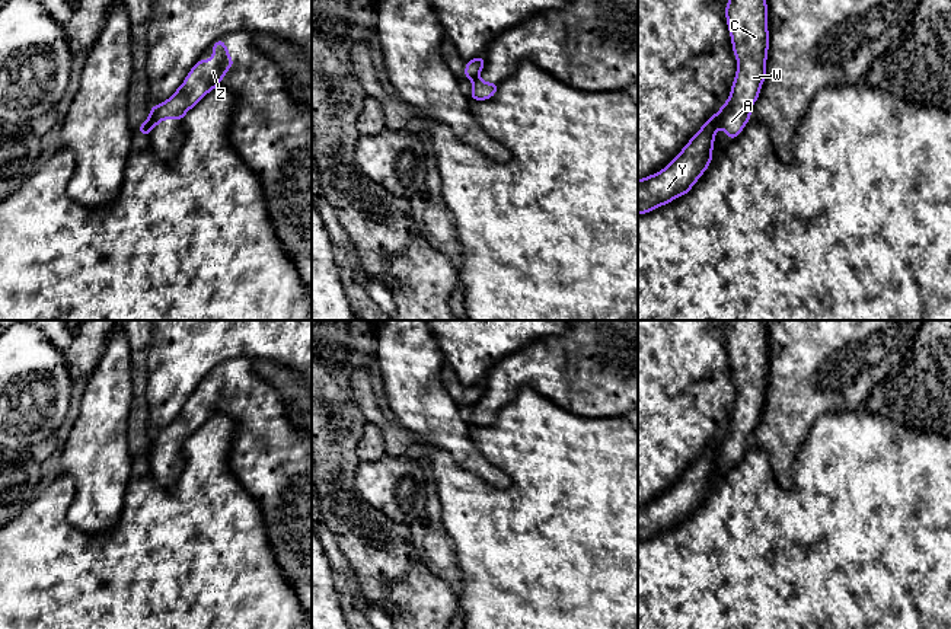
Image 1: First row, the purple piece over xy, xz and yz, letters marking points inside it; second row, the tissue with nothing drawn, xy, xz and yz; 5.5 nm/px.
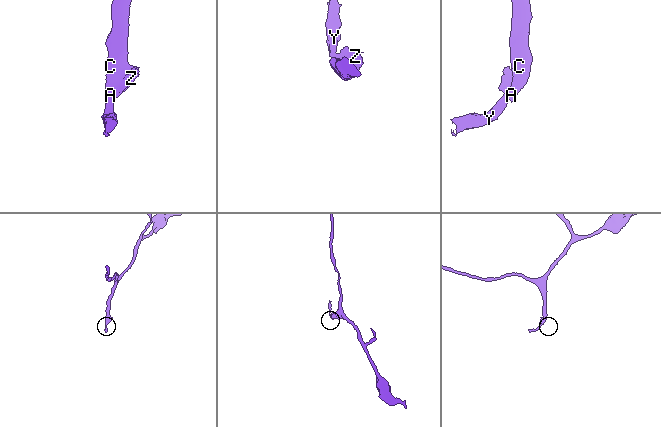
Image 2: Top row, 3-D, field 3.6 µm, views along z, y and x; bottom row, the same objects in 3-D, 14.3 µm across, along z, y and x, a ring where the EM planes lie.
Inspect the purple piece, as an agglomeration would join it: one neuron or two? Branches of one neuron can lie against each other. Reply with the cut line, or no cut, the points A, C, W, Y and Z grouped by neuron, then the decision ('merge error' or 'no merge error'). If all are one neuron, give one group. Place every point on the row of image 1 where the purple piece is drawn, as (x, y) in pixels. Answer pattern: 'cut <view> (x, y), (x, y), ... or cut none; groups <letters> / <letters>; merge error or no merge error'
cut xy (147, 118), (152, 128); groups A C W Z / Y; merge error

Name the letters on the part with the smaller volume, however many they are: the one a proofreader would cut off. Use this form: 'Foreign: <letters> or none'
Foreign: Y

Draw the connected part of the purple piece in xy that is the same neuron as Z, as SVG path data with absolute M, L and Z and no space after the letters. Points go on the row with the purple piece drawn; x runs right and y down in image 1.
M220 38L213 44L213 58L200 58L176 92L167 100L150 108L149 119L151 130L165 119L182 121L189 109L221 83L226 71L233 66L234 61L230 58L223 38Z

